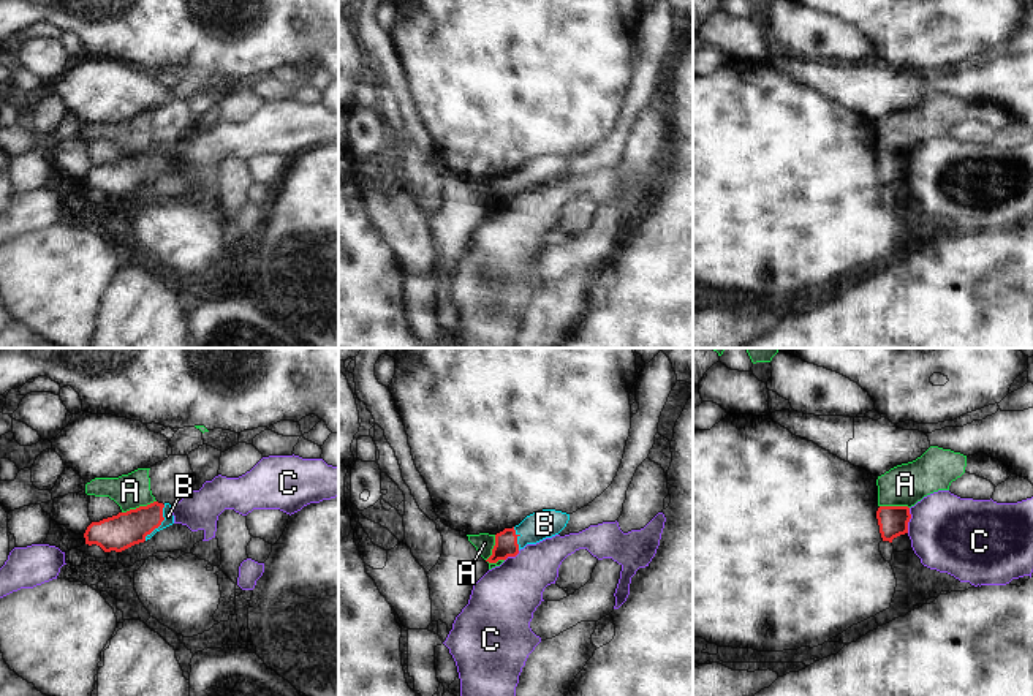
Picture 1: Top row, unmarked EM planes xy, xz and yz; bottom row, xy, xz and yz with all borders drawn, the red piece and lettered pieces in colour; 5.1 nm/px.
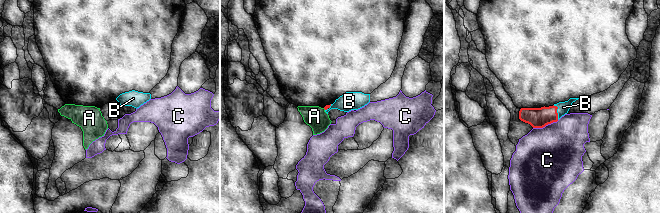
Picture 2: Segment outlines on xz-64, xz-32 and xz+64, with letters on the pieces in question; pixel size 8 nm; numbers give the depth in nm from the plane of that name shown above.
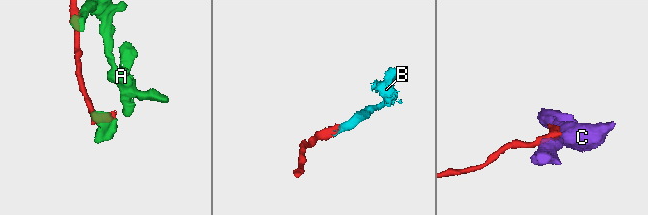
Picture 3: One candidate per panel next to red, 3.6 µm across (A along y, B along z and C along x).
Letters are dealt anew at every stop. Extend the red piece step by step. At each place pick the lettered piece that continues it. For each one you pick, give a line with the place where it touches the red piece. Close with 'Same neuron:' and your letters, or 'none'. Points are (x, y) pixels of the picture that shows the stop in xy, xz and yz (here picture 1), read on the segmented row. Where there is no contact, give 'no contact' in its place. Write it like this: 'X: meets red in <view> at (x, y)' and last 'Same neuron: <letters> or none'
B: meets red in xy at (160, 524)
Same neuron: B

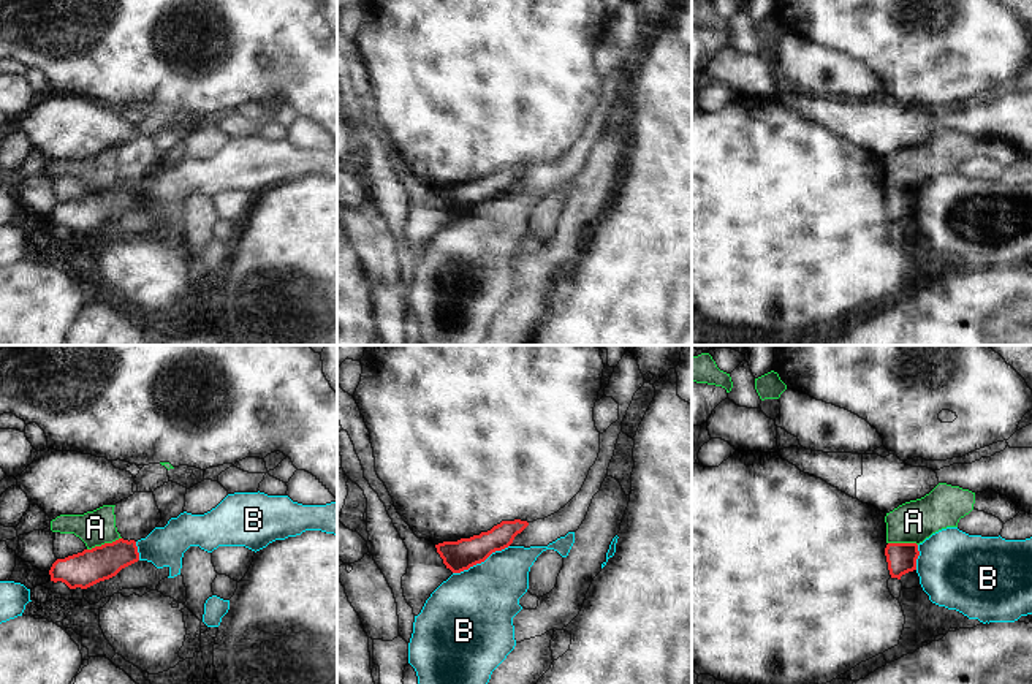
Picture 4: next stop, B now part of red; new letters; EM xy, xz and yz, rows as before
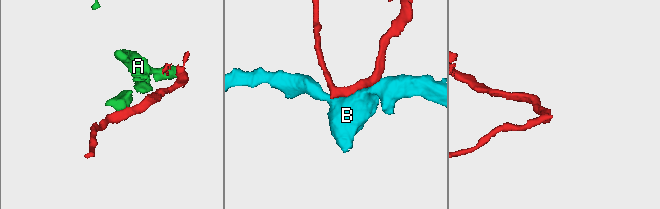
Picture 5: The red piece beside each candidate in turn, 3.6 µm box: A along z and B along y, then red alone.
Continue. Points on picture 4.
Same neuron: none

